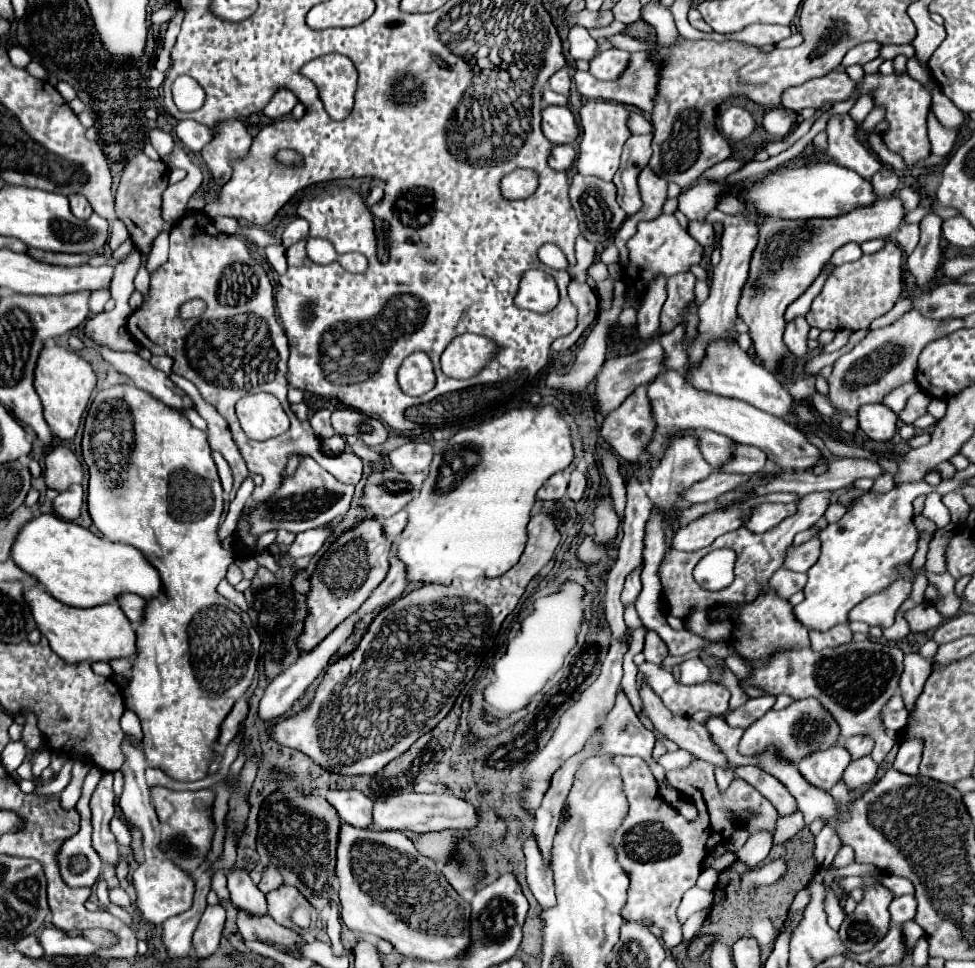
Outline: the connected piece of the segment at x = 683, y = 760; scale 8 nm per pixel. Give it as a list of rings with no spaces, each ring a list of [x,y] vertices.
[[[677,749],[673,753],[665,753],[657,759],[657,763],[663,767],[663,769],[679,769],[681,765],[689,765],[689,759],[693,761],[693,755],[691,753],[685,753],[683,749]]]

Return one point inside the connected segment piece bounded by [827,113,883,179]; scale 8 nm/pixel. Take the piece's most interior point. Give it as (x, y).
(844, 147)

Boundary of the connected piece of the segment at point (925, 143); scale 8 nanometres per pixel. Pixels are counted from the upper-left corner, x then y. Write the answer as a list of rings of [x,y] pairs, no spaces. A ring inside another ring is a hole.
[[[907,73],[905,75],[865,75],[861,93],[873,91],[875,103],[883,105],[887,109],[885,119],[889,121],[889,131],[883,135],[883,143],[889,151],[897,153],[903,157],[903,163],[907,167],[917,165],[919,161],[927,159],[931,155],[931,143],[927,137],[927,113],[931,107],[931,93],[911,79]]]

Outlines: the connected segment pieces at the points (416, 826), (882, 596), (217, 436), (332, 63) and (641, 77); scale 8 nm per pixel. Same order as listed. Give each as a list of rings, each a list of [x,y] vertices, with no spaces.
[[[395,793],[391,797],[375,799],[373,803],[373,821],[369,829],[383,831],[383,829],[395,829],[395,831],[415,831],[415,833],[427,833],[427,831],[465,831],[477,826],[477,810],[469,801],[447,795],[447,793]]]
[[[909,581],[891,583],[881,593],[873,593],[865,601],[861,601],[857,607],[853,607],[849,613],[849,621],[863,621],[867,625],[891,627],[899,607],[911,595],[911,589],[913,589],[913,583]]]
[[[172,373],[170,379],[177,387],[181,387],[181,389],[189,395],[190,399],[193,399],[195,409],[197,409],[199,415],[207,421],[207,425],[209,425],[207,435],[209,435],[211,449],[219,451],[219,453],[227,459],[227,463],[231,465],[231,469],[233,469],[235,483],[233,483],[231,495],[235,495],[237,489],[241,487],[243,479],[249,477],[251,473],[249,473],[249,469],[247,469],[247,465],[245,465],[245,459],[241,457],[241,451],[239,451],[237,443],[233,441],[233,435],[231,435],[231,429],[229,429],[229,425],[227,425],[227,421],[219,415],[219,411],[217,411],[213,405],[209,405],[209,403],[201,397],[201,393],[199,393],[195,385],[189,383],[185,377],[179,377],[179,375]]]
[[[333,53],[309,61],[301,69],[306,77],[314,77],[318,83],[320,99],[328,115],[343,120],[353,109],[353,95],[357,89],[357,69],[345,55]]]
[[[633,53],[629,69],[625,69],[625,73],[619,77],[619,81],[615,83],[605,83],[605,81],[597,81],[591,73],[587,71],[577,71],[575,73],[575,85],[577,91],[587,97],[587,99],[609,99],[609,101],[617,101],[623,105],[633,105],[645,113],[653,111],[655,105],[655,95],[657,95],[657,83],[659,83],[659,71],[661,67],[655,67],[655,61],[649,57],[649,53]]]

